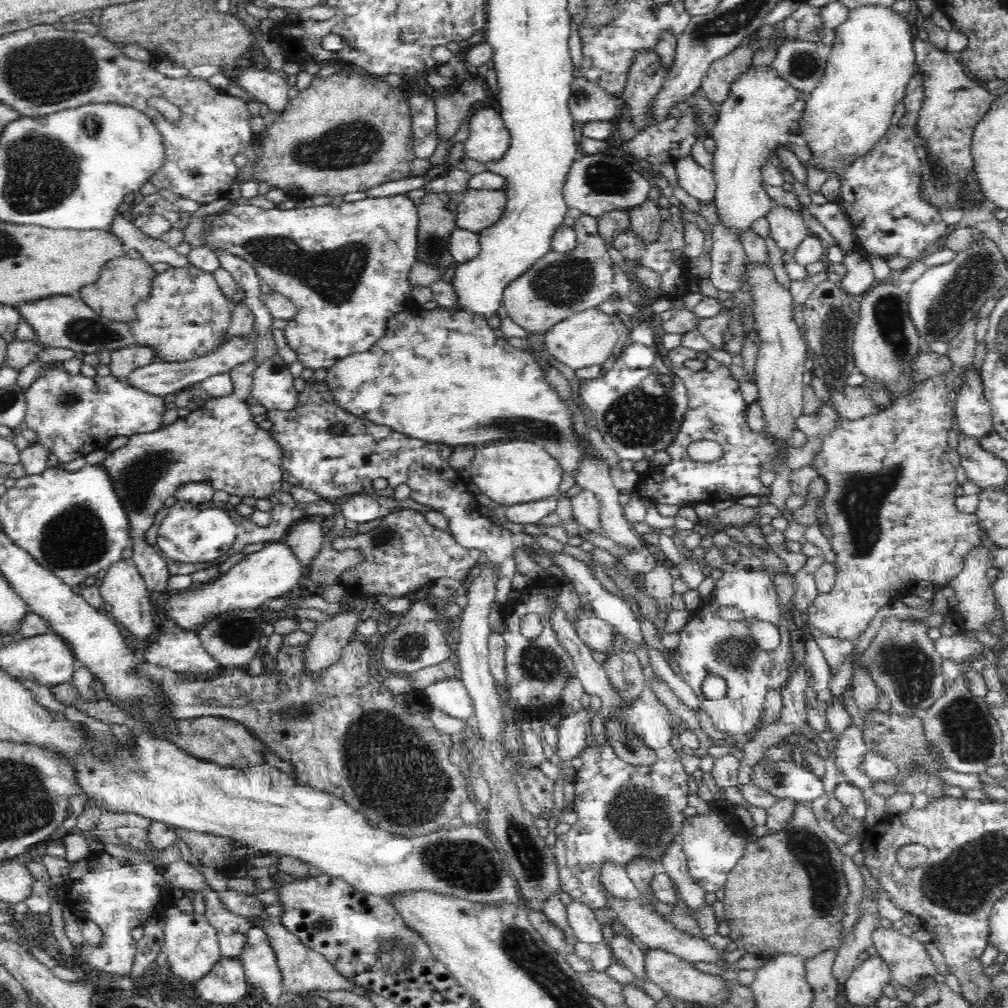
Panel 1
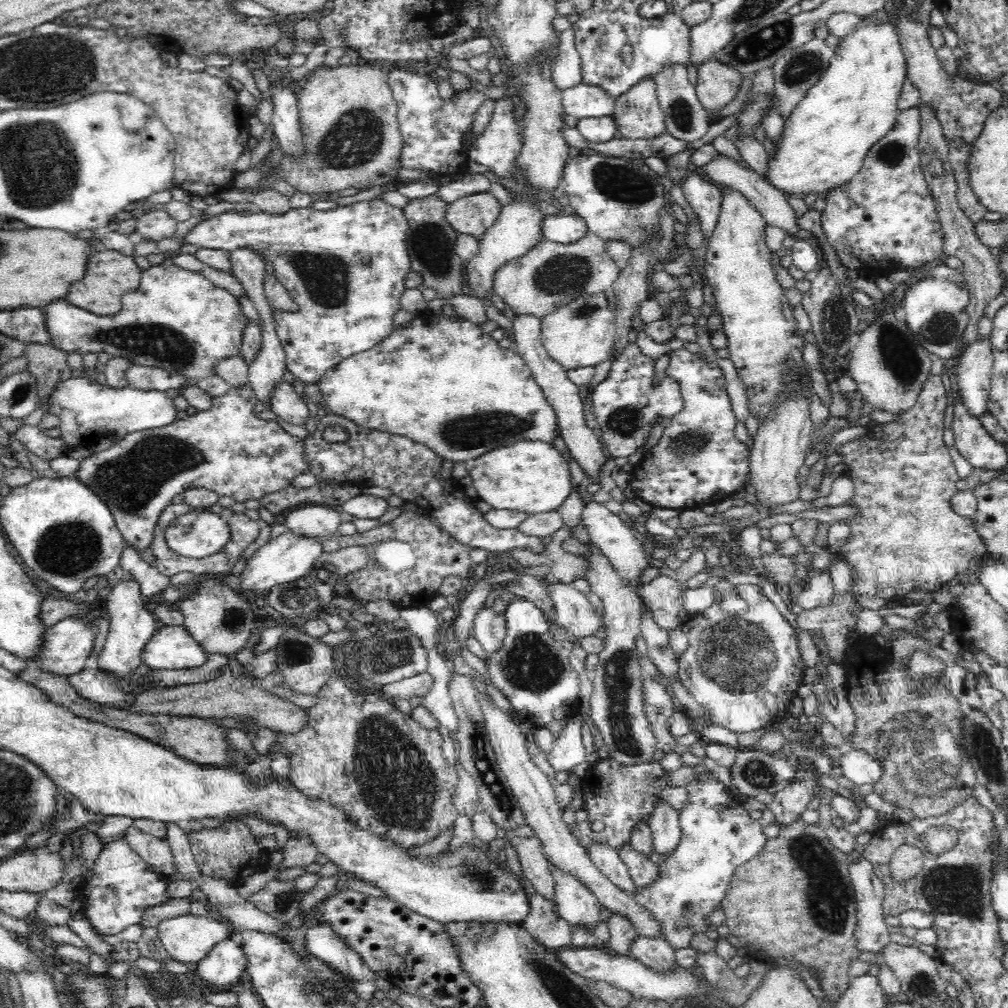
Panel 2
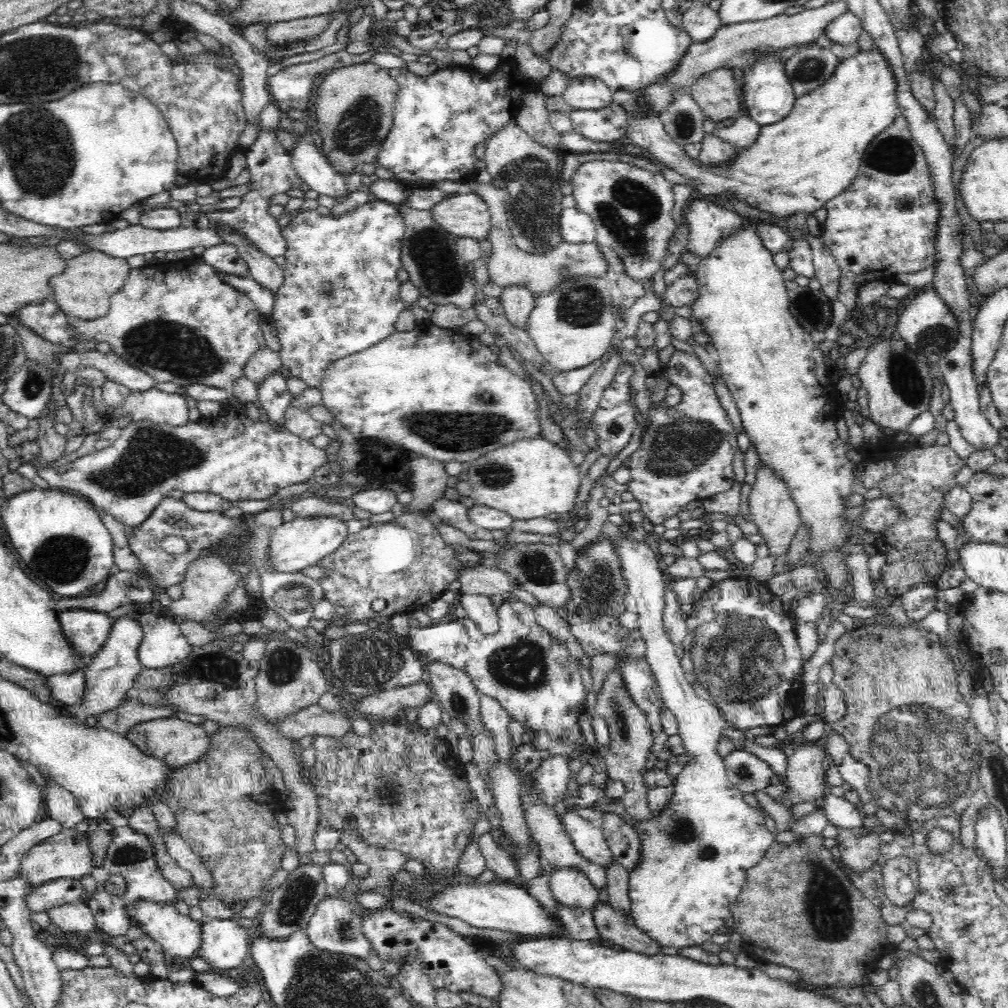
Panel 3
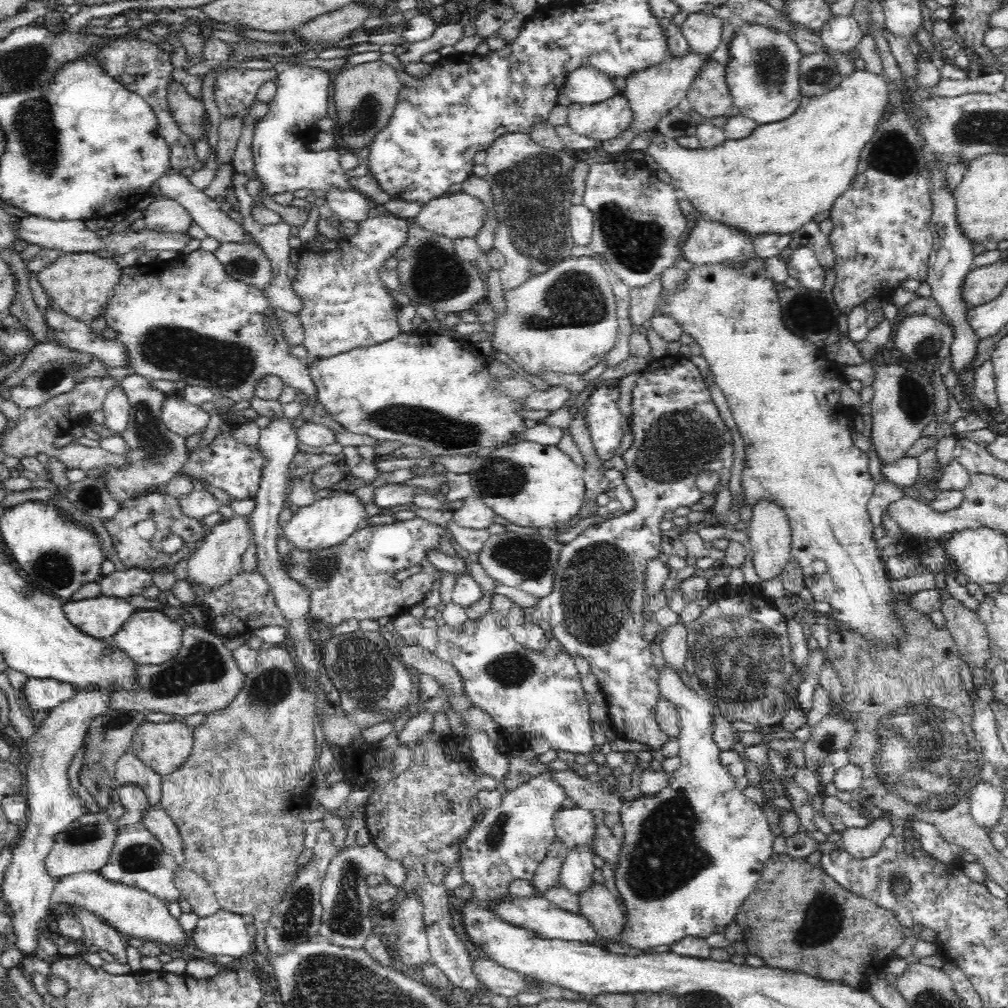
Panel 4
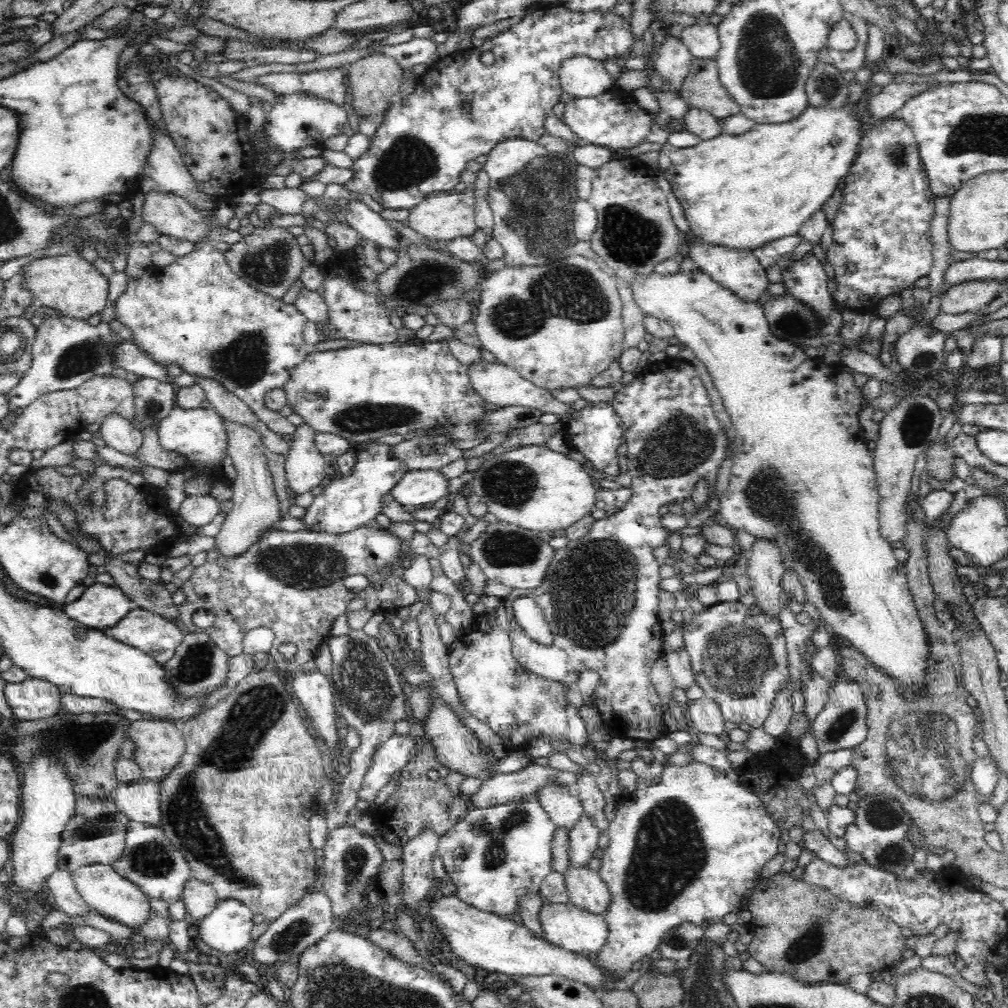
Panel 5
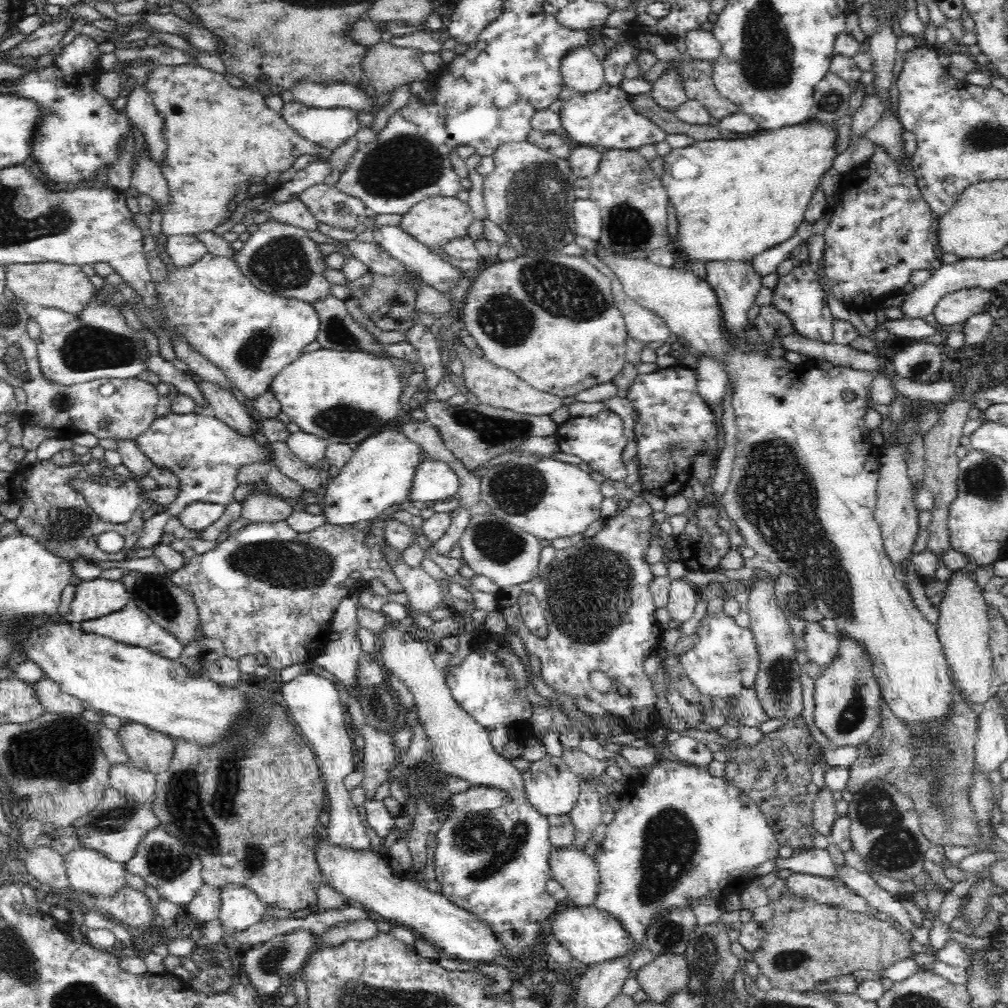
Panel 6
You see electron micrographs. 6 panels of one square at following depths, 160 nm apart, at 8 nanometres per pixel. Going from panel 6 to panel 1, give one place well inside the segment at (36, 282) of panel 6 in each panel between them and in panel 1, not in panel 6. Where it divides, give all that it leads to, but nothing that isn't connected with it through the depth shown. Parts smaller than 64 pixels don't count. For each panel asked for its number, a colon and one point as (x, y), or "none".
1: (125, 283)
2: (112, 275)
3: (85, 289)
4: (80, 285)
5: (72, 286)

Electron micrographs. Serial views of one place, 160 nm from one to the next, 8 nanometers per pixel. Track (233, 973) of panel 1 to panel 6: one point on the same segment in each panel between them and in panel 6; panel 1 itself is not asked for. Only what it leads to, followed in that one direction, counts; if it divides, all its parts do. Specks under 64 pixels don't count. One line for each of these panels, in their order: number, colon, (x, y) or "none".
2: (223, 966)
3: (226, 943)
4: (224, 933)
5: (227, 928)
6: (239, 908)

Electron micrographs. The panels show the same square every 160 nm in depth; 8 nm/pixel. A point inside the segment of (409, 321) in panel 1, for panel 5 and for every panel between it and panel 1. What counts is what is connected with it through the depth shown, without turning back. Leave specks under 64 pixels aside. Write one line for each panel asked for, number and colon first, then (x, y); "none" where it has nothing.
2: (447, 384)
3: (441, 394)
4: (423, 389)
5: (361, 393)

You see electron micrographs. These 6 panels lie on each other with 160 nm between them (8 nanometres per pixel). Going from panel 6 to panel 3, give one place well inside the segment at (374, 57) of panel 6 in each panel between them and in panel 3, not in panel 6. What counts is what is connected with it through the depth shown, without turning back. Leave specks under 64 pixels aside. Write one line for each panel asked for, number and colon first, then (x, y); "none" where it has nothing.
3: (354, 104)
4: (366, 94)
5: (374, 81)

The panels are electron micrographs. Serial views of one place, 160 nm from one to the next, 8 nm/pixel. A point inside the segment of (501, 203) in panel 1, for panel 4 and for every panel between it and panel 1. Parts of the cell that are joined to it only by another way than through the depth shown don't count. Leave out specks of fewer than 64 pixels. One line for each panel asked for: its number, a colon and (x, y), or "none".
2: (474, 214)
3: (465, 215)
4: (456, 215)

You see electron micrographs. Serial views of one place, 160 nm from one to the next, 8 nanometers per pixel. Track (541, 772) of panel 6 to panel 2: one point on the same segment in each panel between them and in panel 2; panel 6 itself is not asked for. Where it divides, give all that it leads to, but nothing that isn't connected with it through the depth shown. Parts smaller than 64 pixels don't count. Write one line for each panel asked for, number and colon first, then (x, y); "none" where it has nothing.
2: (607, 860)
3: (588, 839)
4: (575, 827)
5: (561, 804)

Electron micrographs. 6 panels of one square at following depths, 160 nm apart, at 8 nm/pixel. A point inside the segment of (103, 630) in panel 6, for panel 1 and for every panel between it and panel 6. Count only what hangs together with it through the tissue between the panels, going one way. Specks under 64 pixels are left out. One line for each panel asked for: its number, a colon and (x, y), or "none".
1: (180, 652)
2: (172, 647)
3: (164, 643)
4: (150, 637)
5: (159, 637)

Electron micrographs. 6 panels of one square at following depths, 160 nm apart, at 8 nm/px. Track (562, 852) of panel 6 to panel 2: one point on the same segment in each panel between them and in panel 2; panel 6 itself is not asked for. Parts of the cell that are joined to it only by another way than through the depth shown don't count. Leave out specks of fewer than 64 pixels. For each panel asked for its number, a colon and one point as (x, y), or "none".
2: (658, 956)
3: (610, 923)
4: (598, 904)
5: (586, 889)

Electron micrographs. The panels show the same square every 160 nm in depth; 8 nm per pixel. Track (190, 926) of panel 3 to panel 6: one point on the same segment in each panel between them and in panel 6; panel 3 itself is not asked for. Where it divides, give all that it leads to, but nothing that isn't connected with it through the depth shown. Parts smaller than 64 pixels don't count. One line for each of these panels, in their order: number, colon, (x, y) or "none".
4: (139, 914)
5: (104, 891)
6: (89, 872)

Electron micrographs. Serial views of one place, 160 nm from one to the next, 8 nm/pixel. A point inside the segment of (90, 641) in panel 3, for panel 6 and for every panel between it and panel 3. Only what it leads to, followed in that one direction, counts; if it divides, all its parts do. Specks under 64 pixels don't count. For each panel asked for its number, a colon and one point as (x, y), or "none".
4: (101, 617)
5: (100, 607)
6: (93, 599)

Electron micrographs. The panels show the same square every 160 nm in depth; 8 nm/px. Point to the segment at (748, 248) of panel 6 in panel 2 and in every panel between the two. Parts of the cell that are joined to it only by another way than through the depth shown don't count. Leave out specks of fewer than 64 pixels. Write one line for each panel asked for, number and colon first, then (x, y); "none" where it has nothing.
2: (853, 105)
3: (798, 164)
4: (776, 179)
5: (745, 190)

